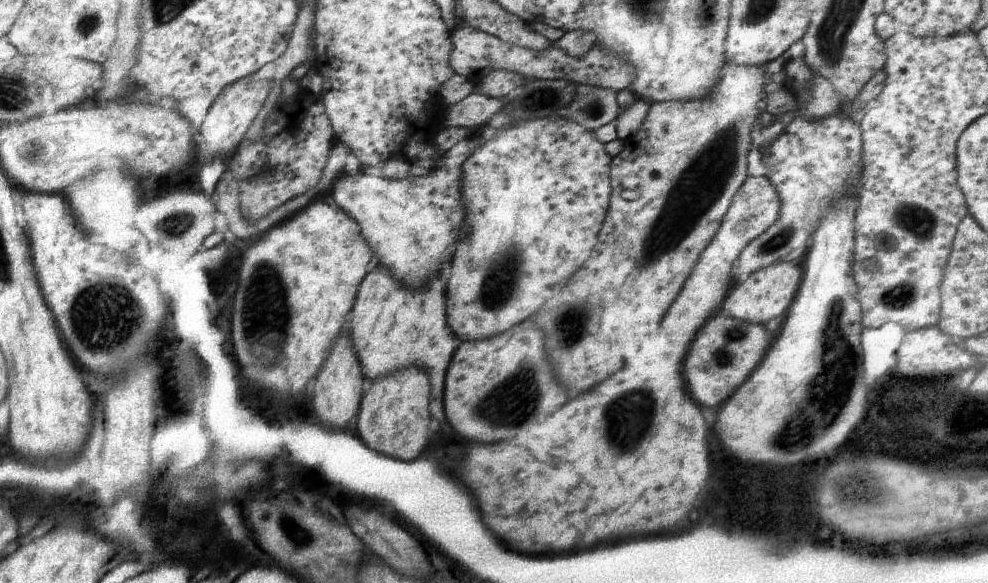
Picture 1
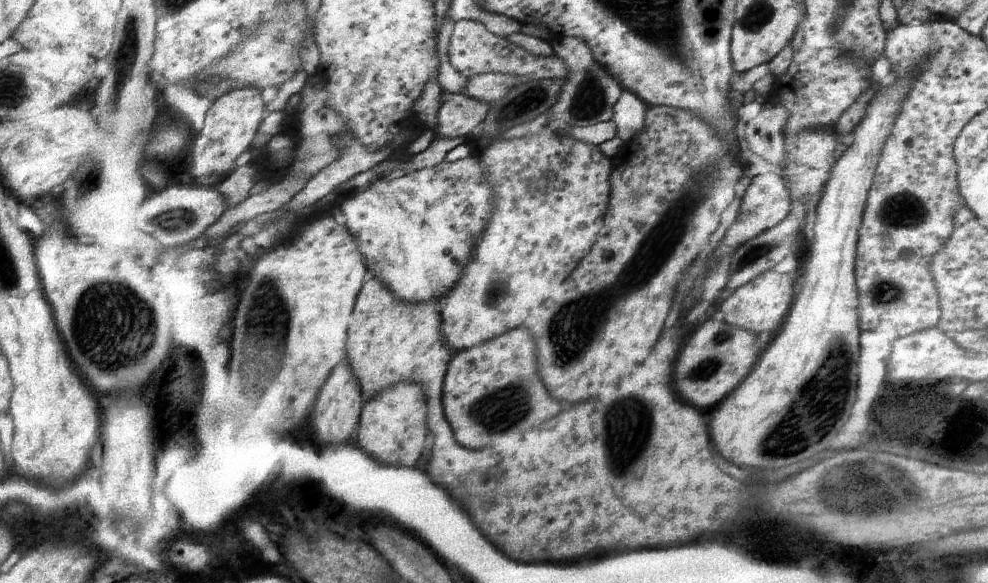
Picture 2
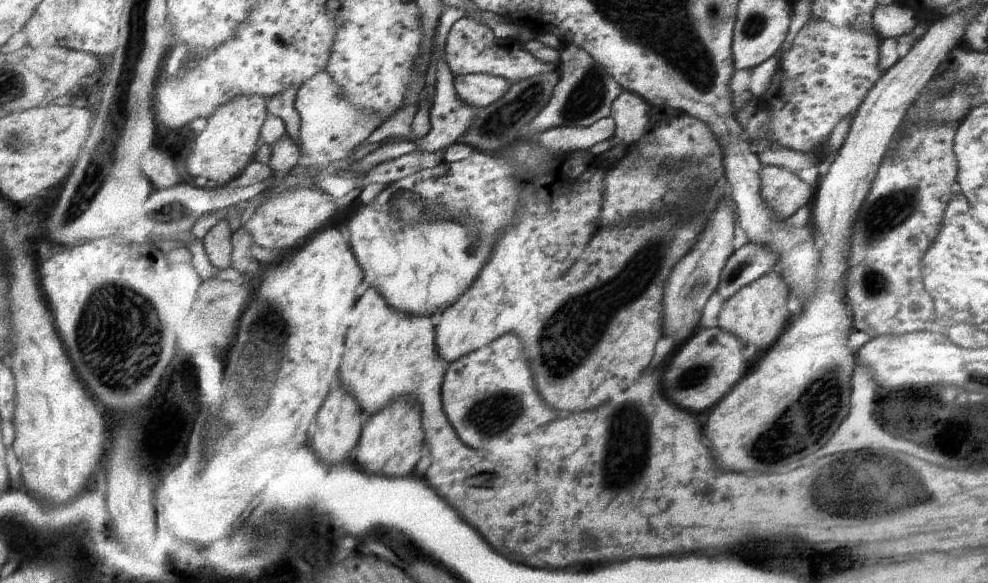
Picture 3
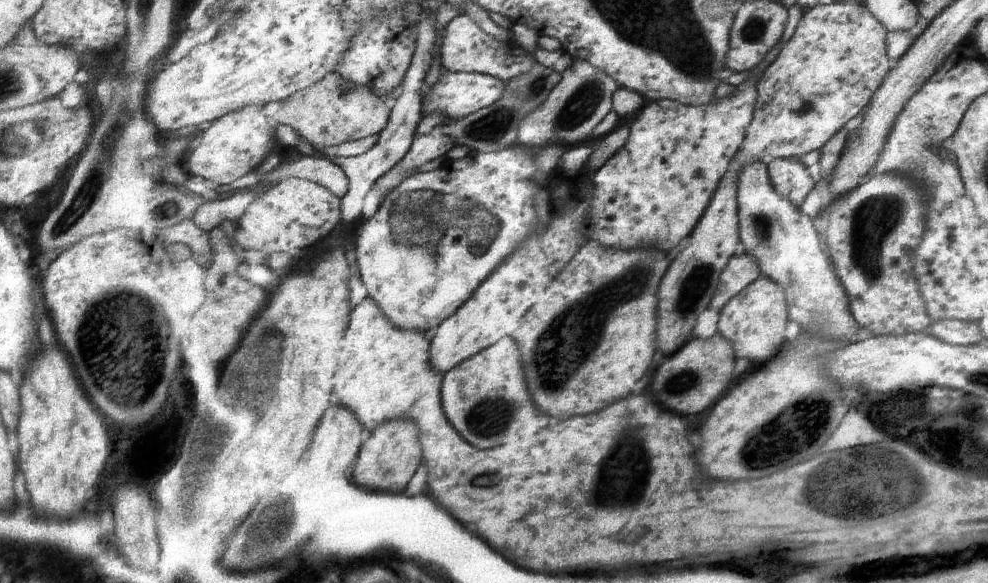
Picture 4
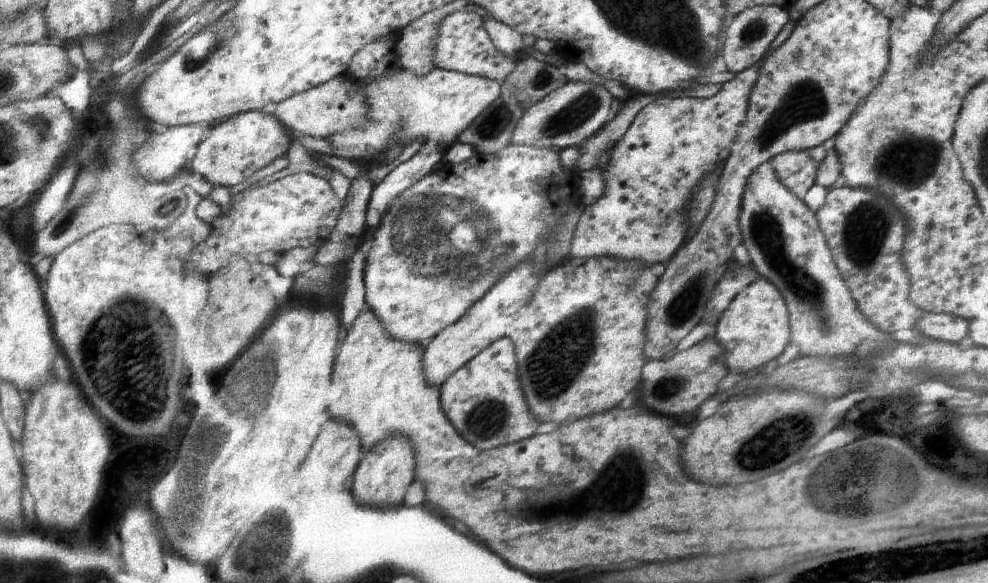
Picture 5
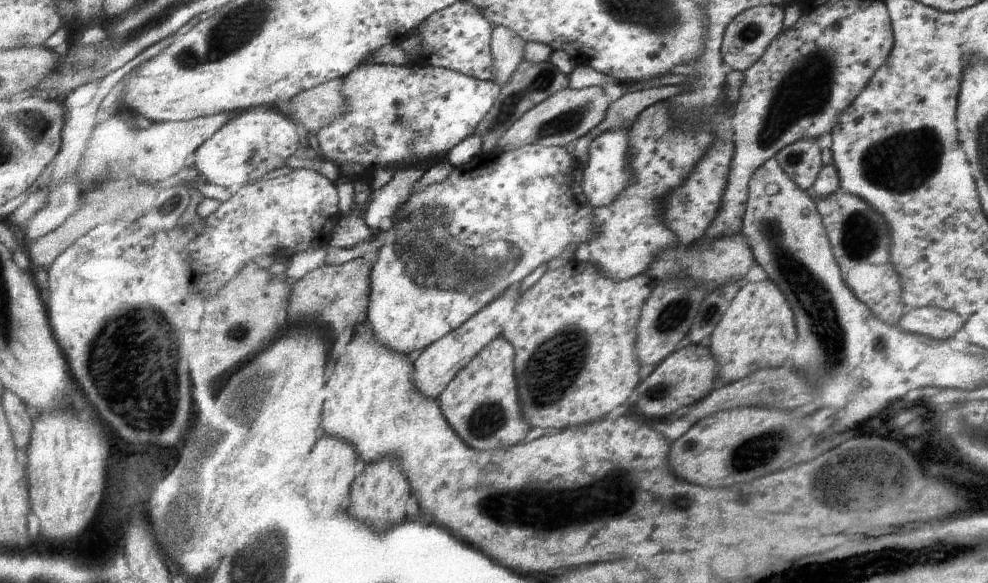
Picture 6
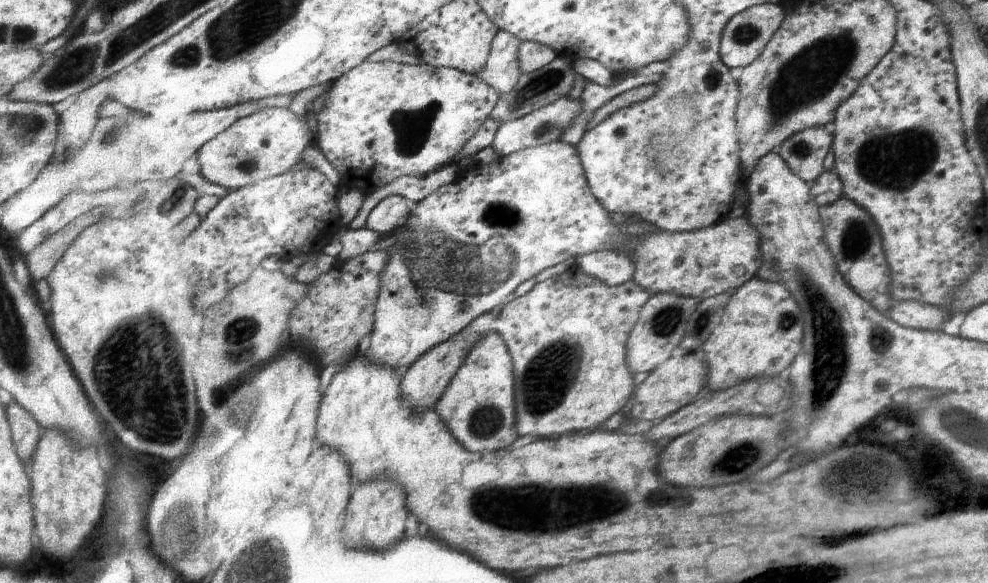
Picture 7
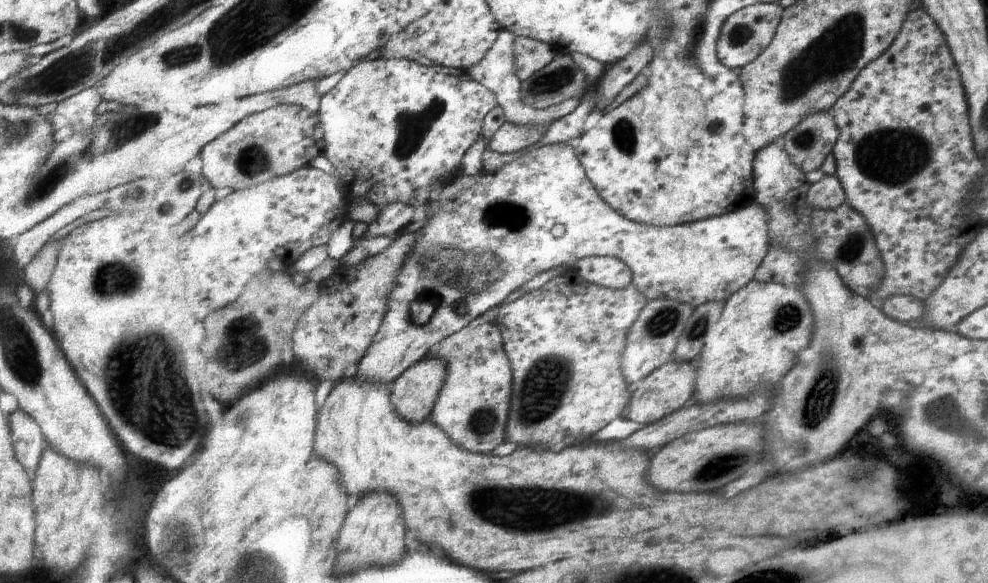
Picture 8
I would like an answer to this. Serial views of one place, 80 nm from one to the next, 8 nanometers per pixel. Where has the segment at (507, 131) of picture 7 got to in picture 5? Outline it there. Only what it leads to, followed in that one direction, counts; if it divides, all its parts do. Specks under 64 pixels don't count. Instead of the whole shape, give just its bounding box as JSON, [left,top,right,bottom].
[510,73,616,150]

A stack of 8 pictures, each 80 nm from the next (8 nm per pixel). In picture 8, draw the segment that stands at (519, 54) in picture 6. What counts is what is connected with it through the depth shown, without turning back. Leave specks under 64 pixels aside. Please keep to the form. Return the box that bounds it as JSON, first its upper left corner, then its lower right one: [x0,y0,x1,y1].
[468,29,582,126]

